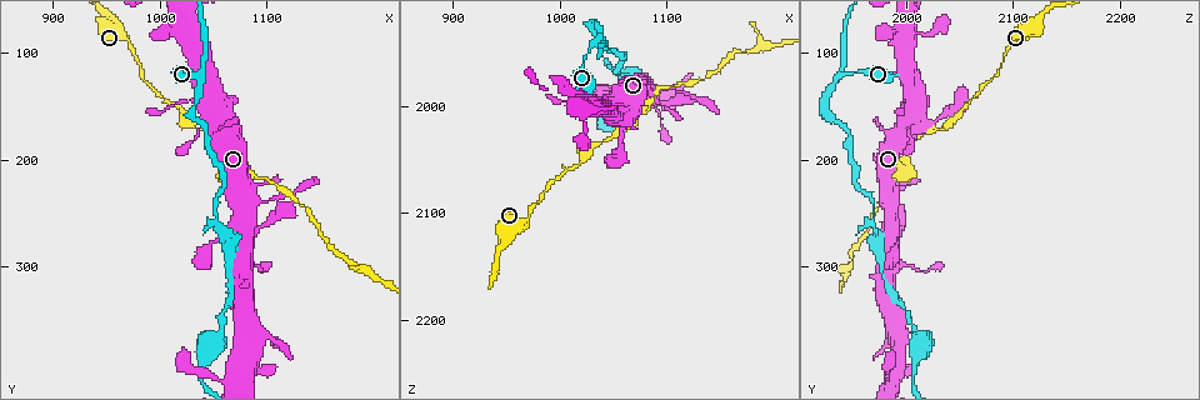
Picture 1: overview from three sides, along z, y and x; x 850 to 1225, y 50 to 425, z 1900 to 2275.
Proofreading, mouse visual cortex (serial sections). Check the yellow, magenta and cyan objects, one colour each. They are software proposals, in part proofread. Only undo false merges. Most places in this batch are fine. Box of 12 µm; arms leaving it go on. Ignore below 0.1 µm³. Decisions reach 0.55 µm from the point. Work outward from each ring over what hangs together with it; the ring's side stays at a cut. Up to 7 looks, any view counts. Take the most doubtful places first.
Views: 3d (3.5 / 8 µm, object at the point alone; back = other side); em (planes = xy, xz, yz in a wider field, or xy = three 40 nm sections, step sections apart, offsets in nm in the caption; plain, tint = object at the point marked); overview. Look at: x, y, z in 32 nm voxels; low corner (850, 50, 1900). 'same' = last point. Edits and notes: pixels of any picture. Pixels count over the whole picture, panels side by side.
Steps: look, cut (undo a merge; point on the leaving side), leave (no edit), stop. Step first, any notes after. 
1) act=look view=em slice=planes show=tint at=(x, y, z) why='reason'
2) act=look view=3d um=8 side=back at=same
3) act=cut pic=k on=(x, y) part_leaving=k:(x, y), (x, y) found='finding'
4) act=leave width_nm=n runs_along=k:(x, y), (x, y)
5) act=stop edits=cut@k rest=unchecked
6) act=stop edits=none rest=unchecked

act=look view=3d um=3.5 at=(1036, 120, 1940) why='arms part here'

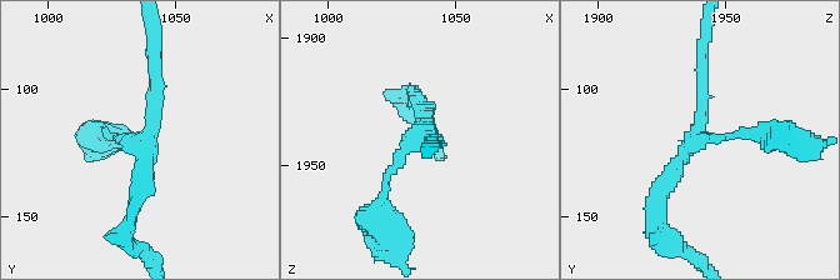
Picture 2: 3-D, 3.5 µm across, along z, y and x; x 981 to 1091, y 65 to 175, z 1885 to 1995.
act=look view=em slice=xy step=2 show=plain at=(1037, 121, 1937) arms=3 arm_widths_nm=100,150,200 why='shape alone is not enough'

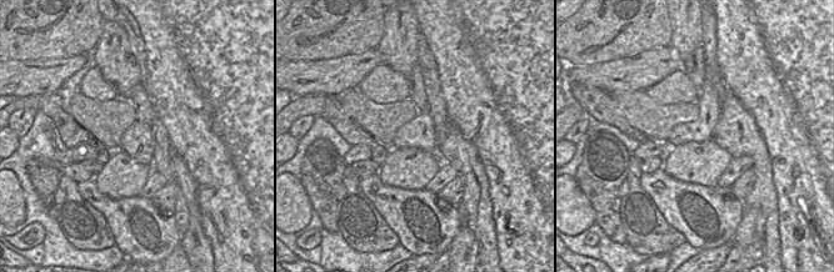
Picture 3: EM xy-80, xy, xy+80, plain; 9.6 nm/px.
act=look view=em slice=xy step=2 show=tint at=same why='with the object marked'

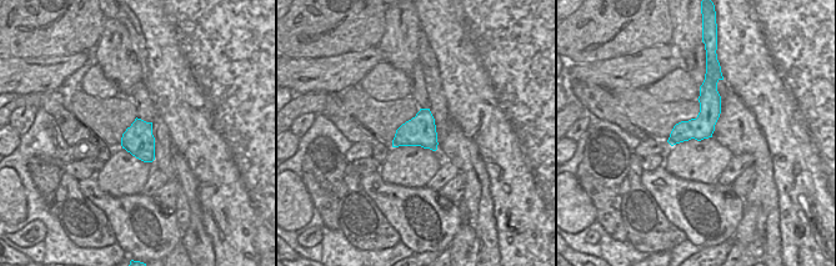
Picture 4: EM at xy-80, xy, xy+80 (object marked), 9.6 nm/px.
act=leave runs_along=2:(765, 135), (695, 139), (660, 211) found='continuous, no second cell'

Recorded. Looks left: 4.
act=look view=3d um=8 at=(976, 110, 2094) why='calibre changes'

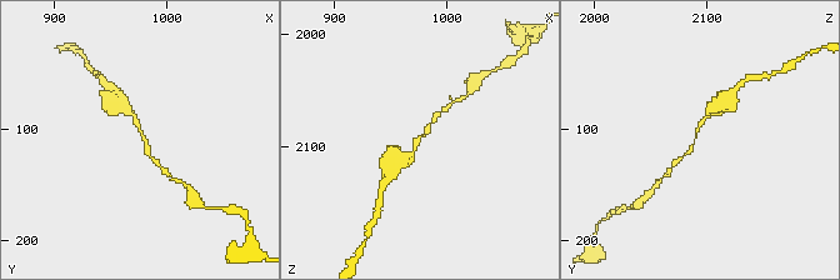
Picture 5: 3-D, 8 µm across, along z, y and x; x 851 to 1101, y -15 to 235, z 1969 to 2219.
act=look view=3d um=3.5 at=(978, 106, 2094) why='zoom in'

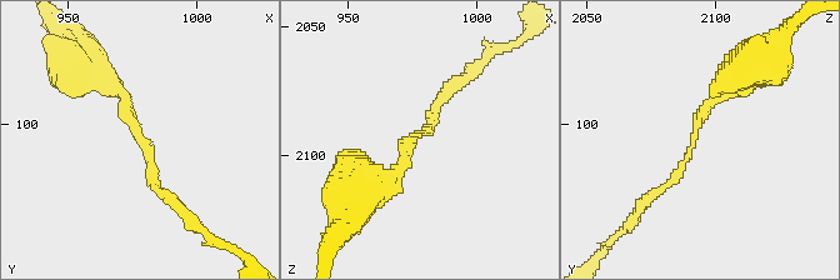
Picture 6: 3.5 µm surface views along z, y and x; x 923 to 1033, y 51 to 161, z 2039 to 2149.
act=look view=em slice=xy step=5 show=tint at=(978, 107, 2092) arm_widths_nm=150,150 why='now the EM'

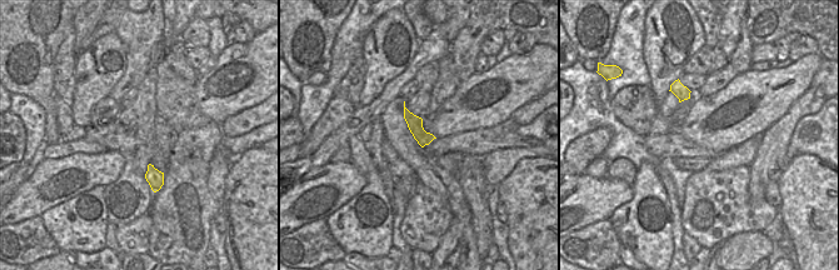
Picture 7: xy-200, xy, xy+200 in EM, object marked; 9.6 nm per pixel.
act=leave runs_along=6:(735, 86), (706, 109), (678, 175), (646, 201) found='all the same cell'

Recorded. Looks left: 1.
act=stop edits=none rest=unchecked

